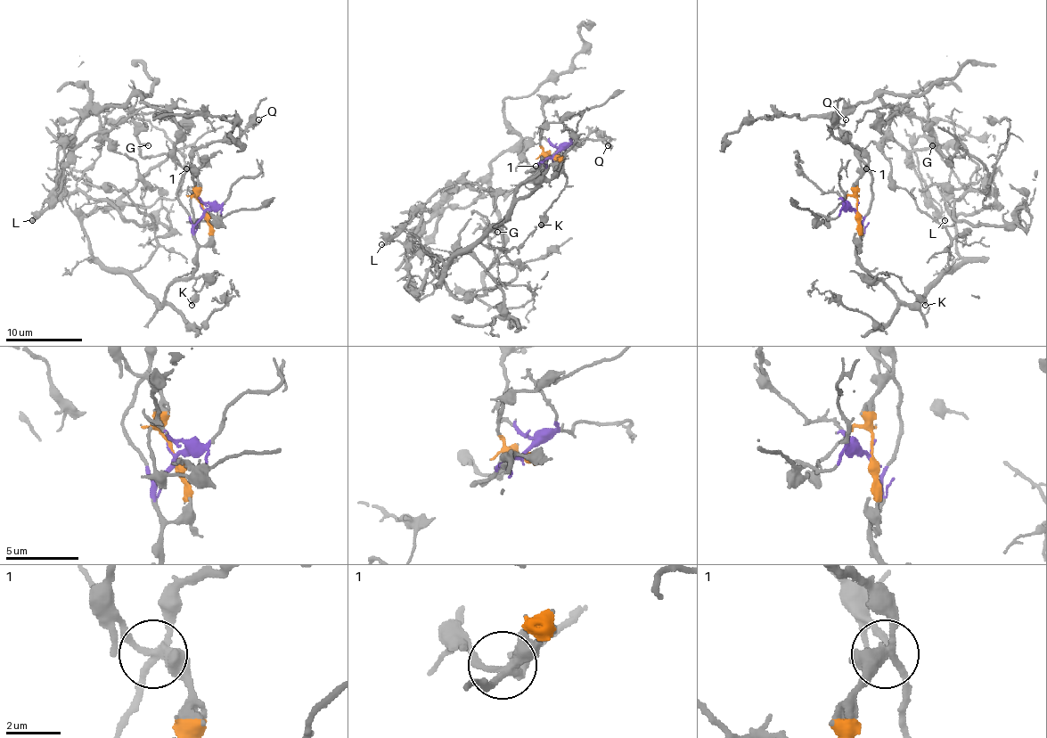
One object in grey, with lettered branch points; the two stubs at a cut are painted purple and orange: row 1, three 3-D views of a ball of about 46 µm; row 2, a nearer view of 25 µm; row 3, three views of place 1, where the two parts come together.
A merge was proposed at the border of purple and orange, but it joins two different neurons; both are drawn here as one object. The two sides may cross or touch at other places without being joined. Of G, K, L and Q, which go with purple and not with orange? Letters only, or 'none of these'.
G, K, Q

